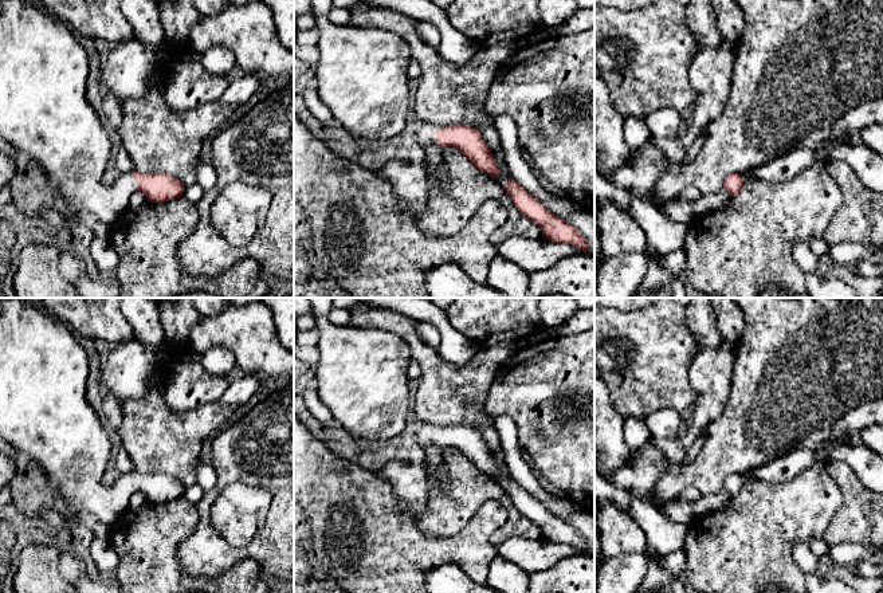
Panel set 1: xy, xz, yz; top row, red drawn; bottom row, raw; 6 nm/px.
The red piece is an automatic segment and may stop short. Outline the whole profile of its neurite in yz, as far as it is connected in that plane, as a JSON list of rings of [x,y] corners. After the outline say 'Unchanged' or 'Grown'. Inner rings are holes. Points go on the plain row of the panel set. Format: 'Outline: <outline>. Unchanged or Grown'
Outline: [[[730,474],[723,482],[723,490],[727,491],[733,498],[735,498],[743,488],[743,480],[743,476]]]. Unchanged

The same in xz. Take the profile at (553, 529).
Outline: [[[509,479],[505,491],[518,511],[539,526],[543,538],[556,543],[568,543],[588,553],[586,539],[569,523],[553,515],[539,500],[523,490],[515,480]]]. Unchanged

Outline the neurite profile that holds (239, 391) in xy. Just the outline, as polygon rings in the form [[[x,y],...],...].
[[[244,373],[229,384],[219,402],[227,405],[244,404],[263,384],[263,378],[256,374]]]

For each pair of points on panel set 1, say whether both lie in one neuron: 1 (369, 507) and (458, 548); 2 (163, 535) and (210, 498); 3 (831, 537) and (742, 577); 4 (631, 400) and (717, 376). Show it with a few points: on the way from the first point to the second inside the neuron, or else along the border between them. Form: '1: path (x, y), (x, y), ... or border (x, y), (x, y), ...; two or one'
1: path (391, 529), (409, 548), (436, 548); one
2: border (195, 505), (197, 525), (184, 538); two
3: border (839, 510), (821, 537); two
4: border (697, 353), (689, 373), (695, 393), (693, 407); two

